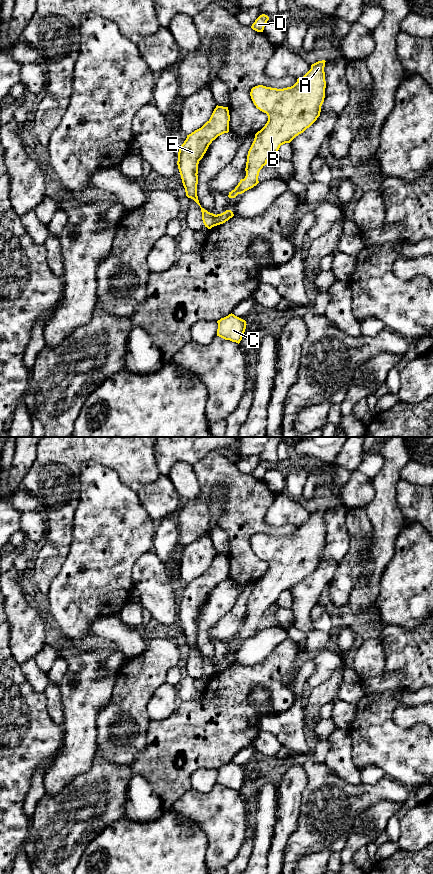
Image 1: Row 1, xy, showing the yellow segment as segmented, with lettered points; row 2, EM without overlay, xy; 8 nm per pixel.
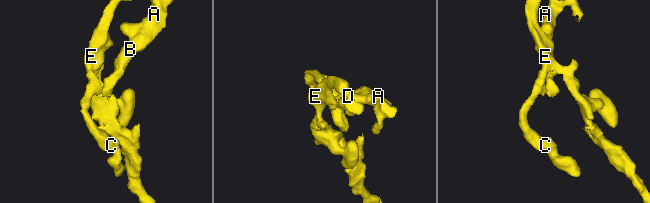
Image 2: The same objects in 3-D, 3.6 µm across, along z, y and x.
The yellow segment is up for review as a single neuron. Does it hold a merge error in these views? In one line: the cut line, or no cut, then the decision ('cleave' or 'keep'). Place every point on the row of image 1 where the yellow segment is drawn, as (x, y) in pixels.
cut xy (215, 215), (213, 225); cleave

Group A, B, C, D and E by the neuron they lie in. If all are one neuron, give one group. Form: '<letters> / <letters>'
A B / C D E

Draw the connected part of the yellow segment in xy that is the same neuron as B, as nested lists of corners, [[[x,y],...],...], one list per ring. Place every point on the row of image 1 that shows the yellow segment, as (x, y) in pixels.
[[[325,62],[312,64],[311,69],[291,87],[277,89],[258,85],[251,89],[254,105],[267,114],[268,121],[255,134],[247,155],[246,176],[229,192],[229,198],[256,186],[260,170],[280,146],[290,143],[320,116],[326,88]]]

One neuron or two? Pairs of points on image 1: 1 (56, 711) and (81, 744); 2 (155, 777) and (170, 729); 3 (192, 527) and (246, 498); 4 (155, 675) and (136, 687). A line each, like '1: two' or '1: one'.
1: two
2: one
3: one
4: one

